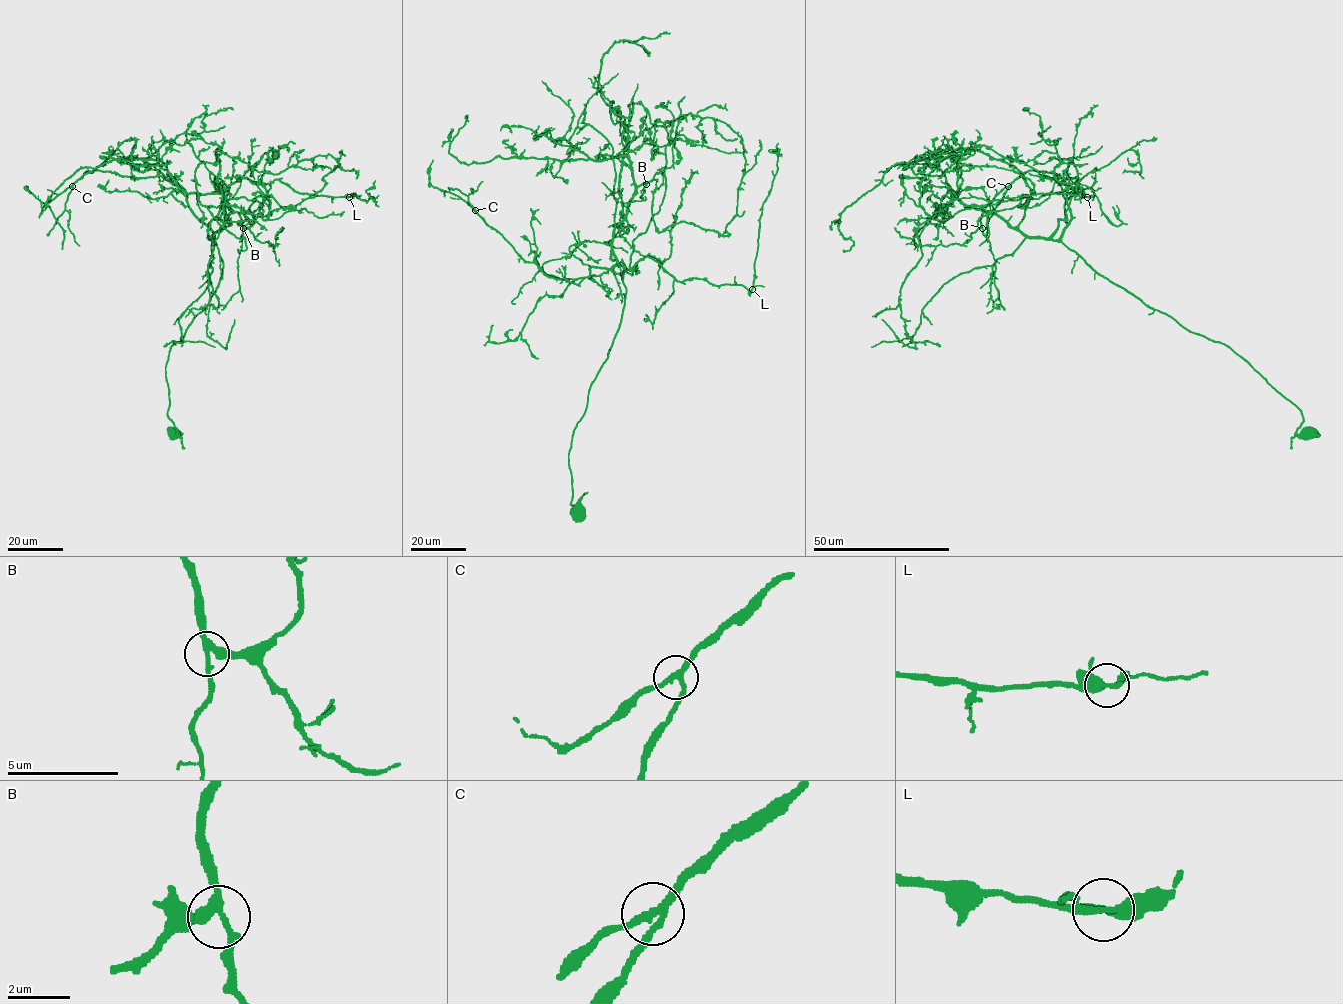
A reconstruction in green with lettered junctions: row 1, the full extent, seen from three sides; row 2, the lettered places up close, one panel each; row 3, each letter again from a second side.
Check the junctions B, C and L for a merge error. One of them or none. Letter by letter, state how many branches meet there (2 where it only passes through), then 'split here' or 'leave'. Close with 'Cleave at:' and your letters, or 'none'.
B: 3 branches meet; leave
C: 3 branches meet; leave
L: 3 branches meet; leave
Cleave at: none

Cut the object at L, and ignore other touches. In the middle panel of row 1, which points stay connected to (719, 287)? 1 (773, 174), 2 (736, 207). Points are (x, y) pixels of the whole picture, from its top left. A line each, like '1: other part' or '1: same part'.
1: other part
2: same part

